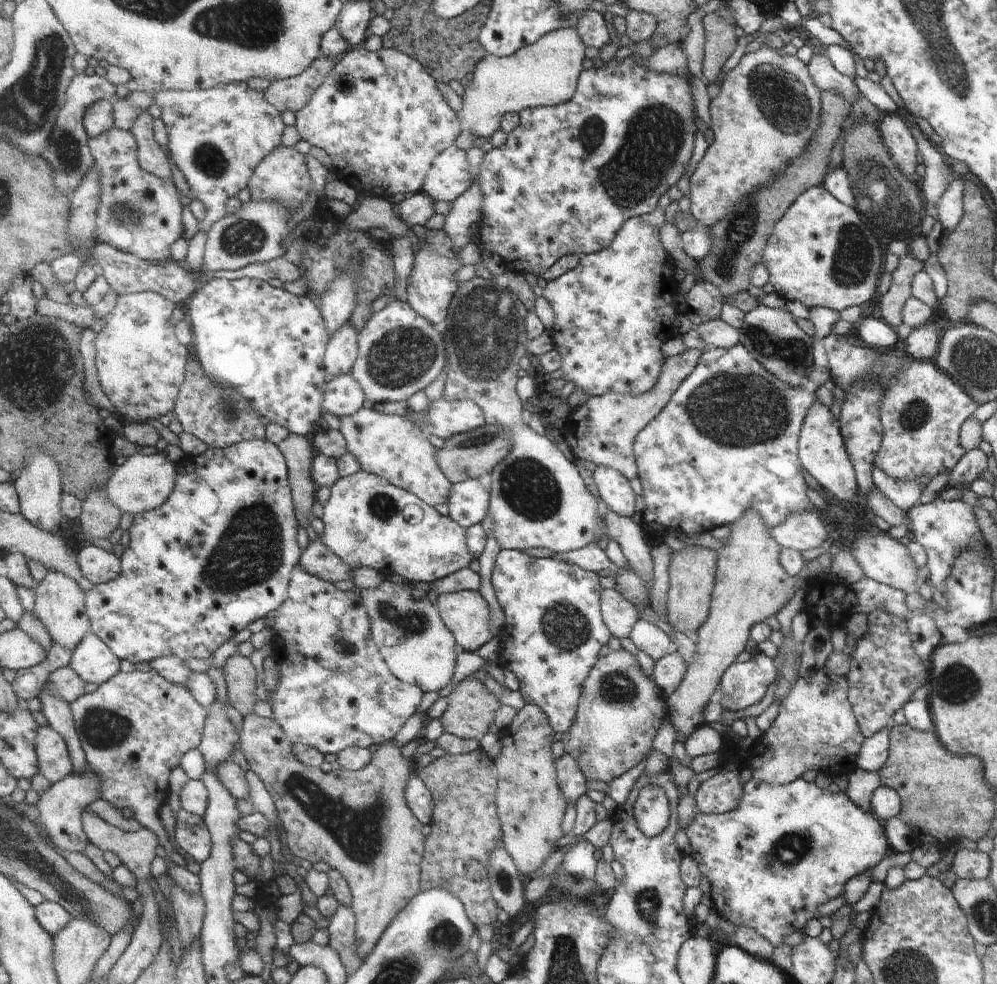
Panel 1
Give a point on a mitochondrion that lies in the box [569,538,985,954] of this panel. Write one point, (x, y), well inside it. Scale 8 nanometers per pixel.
(791, 848)

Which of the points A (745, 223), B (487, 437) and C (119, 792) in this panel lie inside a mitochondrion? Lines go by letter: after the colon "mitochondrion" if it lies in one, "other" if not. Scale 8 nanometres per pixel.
A: mitochondrion
B: mitochondrion
C: other

